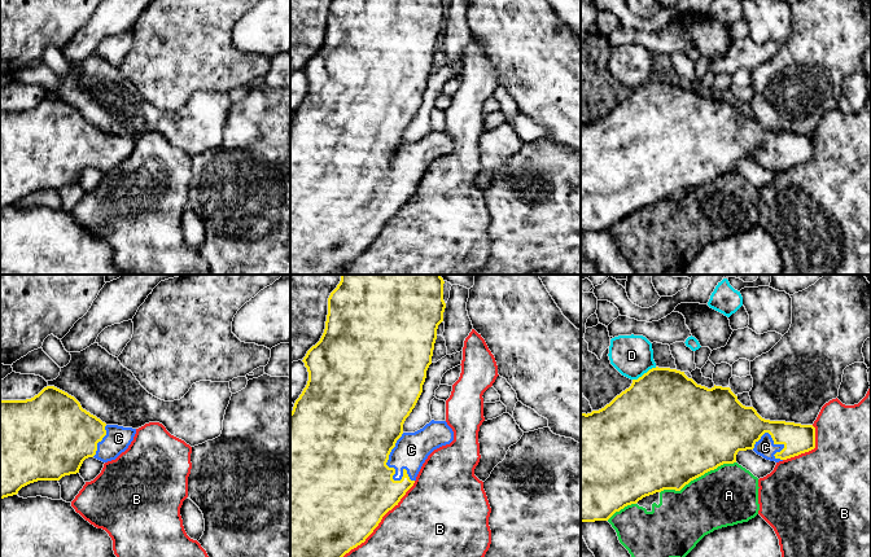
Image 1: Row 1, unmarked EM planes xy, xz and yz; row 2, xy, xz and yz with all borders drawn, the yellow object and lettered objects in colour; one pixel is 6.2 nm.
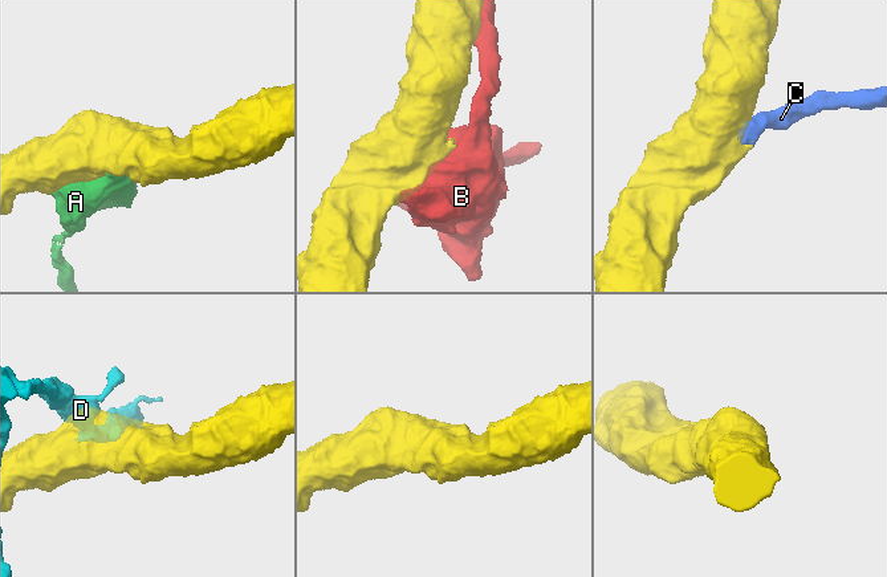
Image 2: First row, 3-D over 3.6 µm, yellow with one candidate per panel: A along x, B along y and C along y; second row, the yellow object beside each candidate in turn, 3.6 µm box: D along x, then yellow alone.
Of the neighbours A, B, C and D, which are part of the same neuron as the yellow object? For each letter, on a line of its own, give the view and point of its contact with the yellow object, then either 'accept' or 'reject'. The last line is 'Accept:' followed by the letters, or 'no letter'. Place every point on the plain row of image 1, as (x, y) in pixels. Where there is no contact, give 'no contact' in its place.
A: meets yellow in yz at (697, 187); reject
B: meets yellow in xz at (376, 236); reject
C: meets yellow in xz at (394, 179); accept
D: meets yellow in yz at (644, 83); reject
Accept: C

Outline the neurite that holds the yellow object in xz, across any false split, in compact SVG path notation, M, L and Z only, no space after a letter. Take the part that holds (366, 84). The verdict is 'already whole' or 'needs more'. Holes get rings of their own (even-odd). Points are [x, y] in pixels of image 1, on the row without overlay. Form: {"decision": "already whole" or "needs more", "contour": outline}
{"decision": "needs more", "contour": "M333 0L331 3L324 43L302 70L308 82L307 95L290 122L290 275L333 275L364 253L382 227L398 215L413 196L428 166L454 150L454 141L446 131L432 130L415 142L403 141L403 133L423 102L445 18L443 0Z"}

